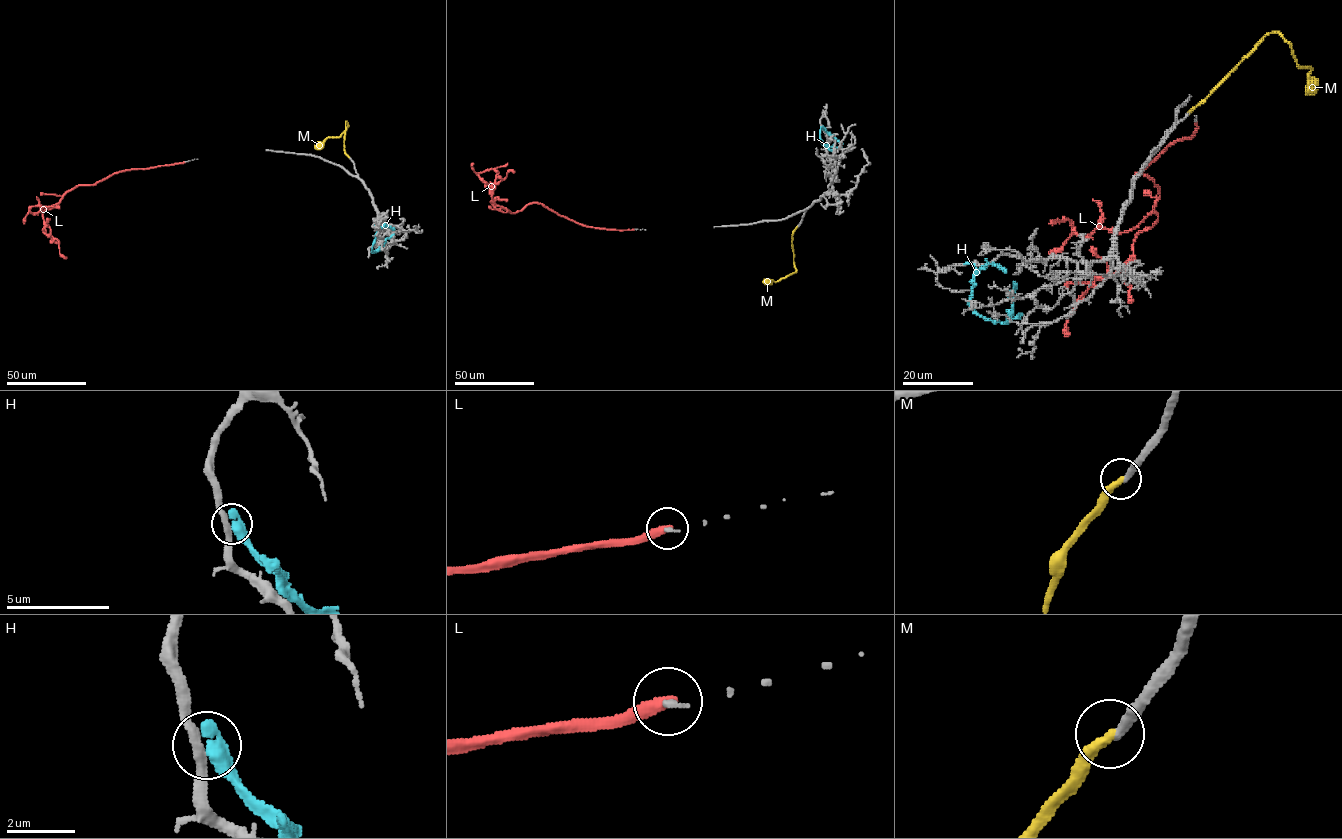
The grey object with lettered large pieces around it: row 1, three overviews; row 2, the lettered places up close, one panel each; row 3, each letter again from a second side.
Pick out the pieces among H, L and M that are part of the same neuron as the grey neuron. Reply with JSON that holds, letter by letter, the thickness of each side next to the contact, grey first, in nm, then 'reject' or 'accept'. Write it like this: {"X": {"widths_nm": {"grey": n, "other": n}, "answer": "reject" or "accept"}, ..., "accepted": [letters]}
{"H": {"widths_nm": {"grey": 280, "other": 500}, "answer": "reject"}, "L": {"widths_nm": {"grey": 140, "other": 340}, "answer": "reject"}, "M": {"widths_nm": {"grey": 280, "other": 340}, "answer": "accept"}, "accepted": ["M"]}

